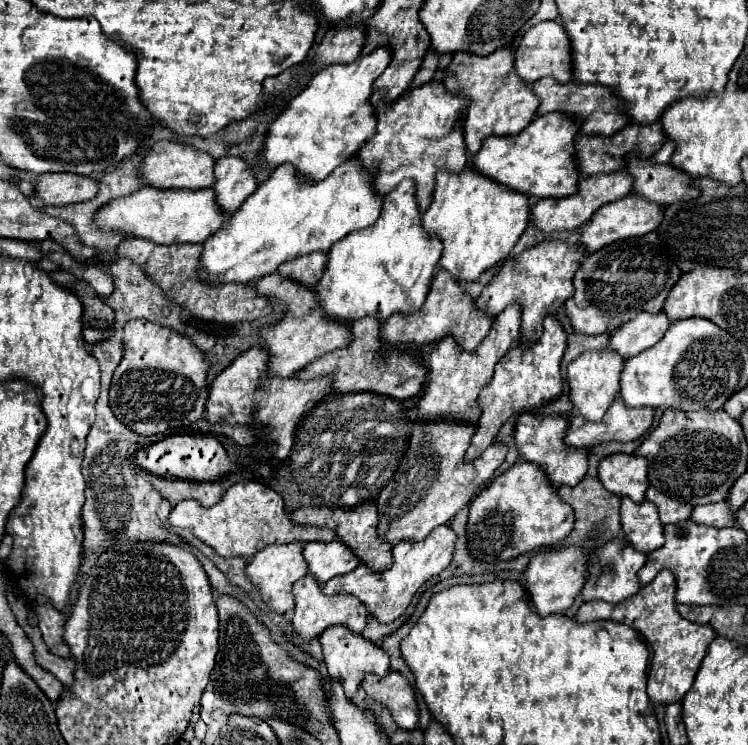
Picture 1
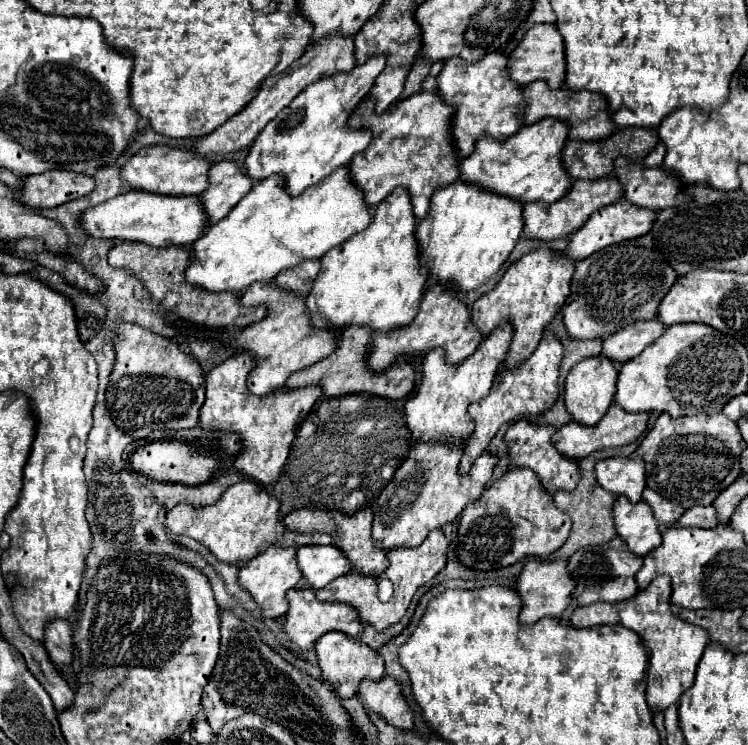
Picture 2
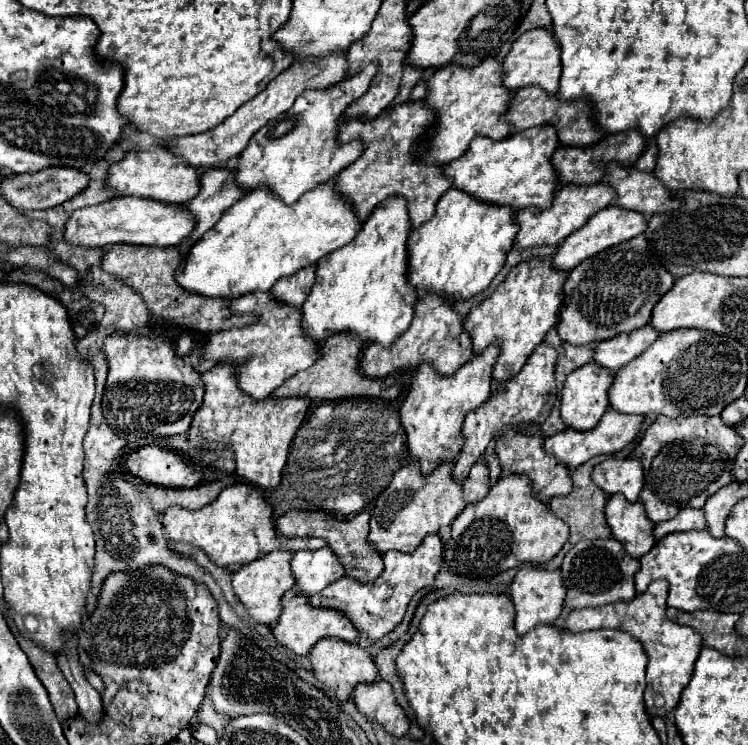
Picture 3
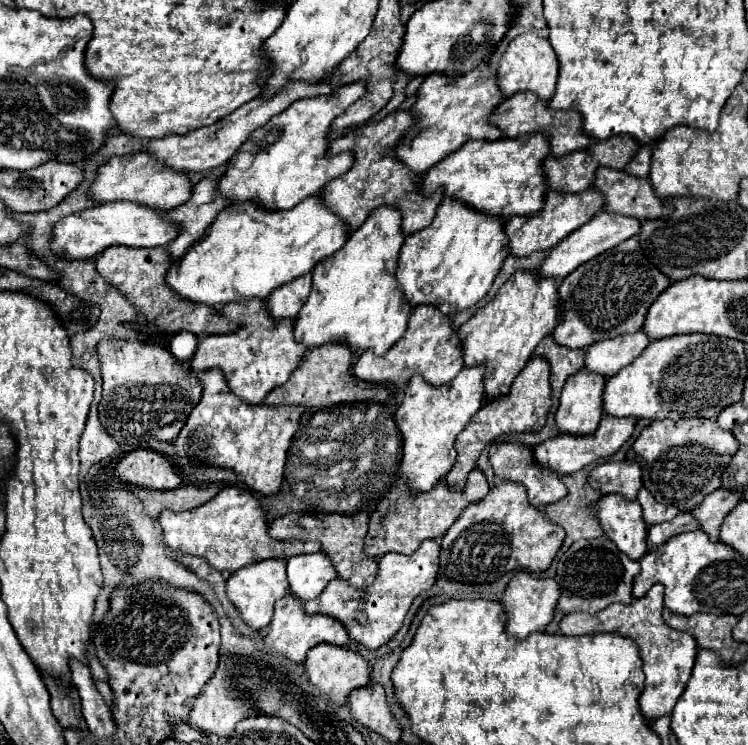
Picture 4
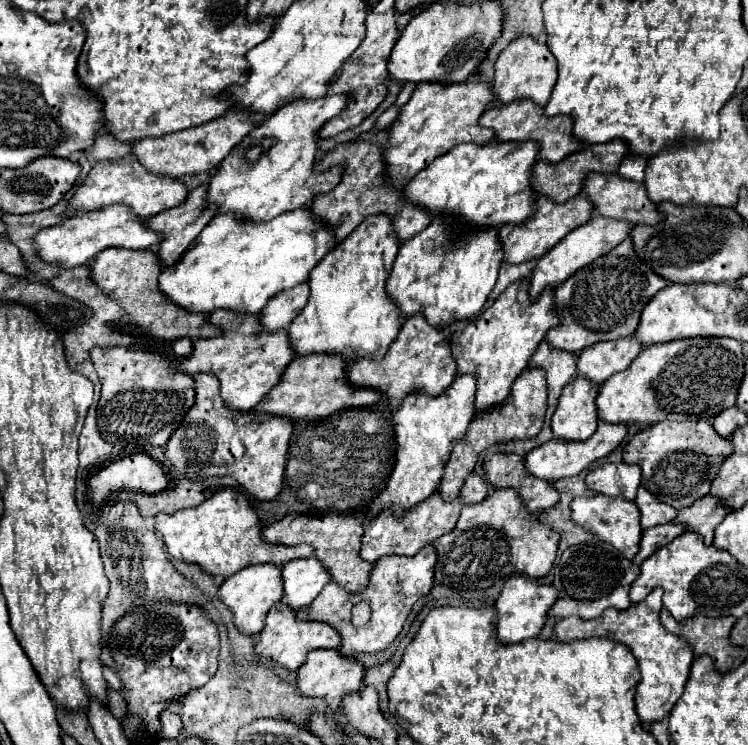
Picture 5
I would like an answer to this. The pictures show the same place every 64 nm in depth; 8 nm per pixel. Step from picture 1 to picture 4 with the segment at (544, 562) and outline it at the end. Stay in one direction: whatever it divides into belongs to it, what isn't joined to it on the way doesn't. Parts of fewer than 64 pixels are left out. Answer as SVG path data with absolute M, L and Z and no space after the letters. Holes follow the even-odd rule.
M526 570L516 572L514 578L508 582L504 596L500 600L500 604L506 612L506 624L504 624L506 634L522 640L534 632L544 632L544 628L548 626L548 622L554 616L554 606L556 606L558 598L560 598L560 586L554 580L534 578L534 574L526 572Z

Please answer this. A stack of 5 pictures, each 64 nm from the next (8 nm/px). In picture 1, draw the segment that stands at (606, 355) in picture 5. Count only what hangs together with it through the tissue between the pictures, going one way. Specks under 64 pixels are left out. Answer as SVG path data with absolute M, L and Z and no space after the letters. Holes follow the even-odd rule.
M660 312L656 316L636 316L636 320L630 320L628 324L622 324L612 336L608 350L620 354L624 360L640 354L648 346L654 346L664 332L668 330L670 322Z

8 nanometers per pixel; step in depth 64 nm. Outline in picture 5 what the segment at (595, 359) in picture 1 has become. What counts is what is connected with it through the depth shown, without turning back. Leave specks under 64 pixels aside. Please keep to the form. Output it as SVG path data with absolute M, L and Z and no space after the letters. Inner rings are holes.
M574 378L572 384L564 386L558 408L552 416L554 438L564 440L564 442L584 442L596 432L596 402L594 402L596 394L598 394L598 386L592 384L590 380Z

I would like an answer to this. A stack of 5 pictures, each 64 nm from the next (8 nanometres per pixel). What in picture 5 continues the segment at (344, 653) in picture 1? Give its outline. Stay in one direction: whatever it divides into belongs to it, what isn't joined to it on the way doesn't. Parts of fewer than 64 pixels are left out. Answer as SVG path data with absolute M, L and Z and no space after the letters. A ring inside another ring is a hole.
M324 648L320 652L312 652L312 656L308 656L308 660L302 664L302 668L298 670L296 686L304 698L320 698L334 712L334 710L338 710L338 706L346 694L352 694L362 688L362 676L364 676L364 668L358 660L354 660L354 658L348 660L348 658L340 656L336 650Z

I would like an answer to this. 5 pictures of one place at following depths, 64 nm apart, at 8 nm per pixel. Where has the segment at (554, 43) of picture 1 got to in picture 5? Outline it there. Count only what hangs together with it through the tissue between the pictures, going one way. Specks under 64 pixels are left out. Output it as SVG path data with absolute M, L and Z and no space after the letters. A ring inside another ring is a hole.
M522 36L516 38L508 48L504 48L494 64L494 82L492 90L498 104L510 104L514 100L532 100L536 106L544 106L548 96L556 84L556 58L548 52L548 46L530 38Z

